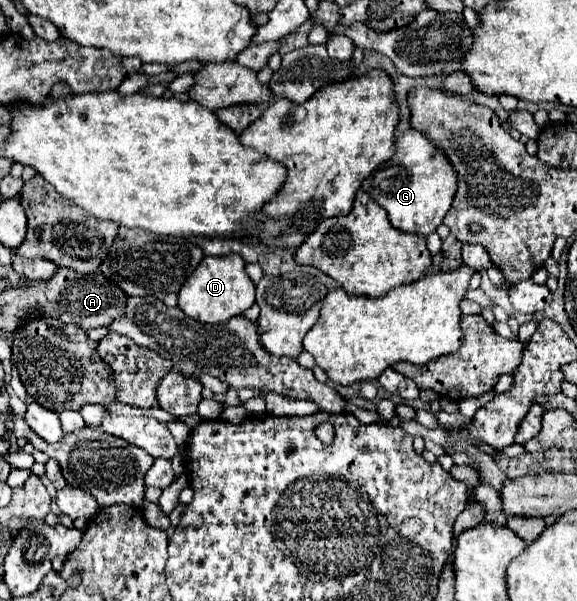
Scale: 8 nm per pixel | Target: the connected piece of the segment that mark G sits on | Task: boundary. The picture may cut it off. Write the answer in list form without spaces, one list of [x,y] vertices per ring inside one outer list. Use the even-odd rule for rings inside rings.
[[[408,130],[394,142],[394,156],[380,164],[364,182],[362,190],[370,194],[386,212],[394,228],[410,234],[432,234],[452,206],[456,194],[456,172],[448,160],[418,130]]]

